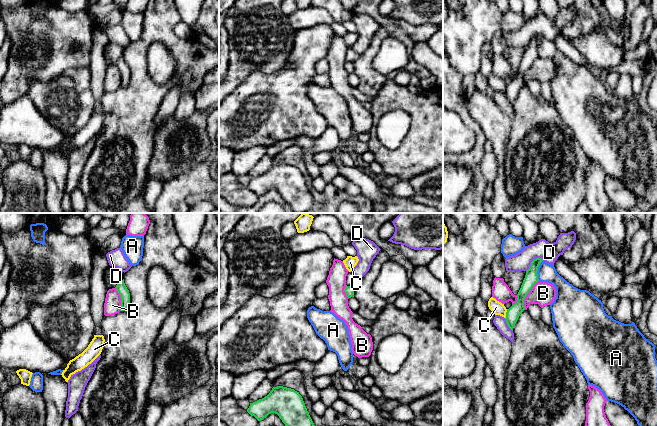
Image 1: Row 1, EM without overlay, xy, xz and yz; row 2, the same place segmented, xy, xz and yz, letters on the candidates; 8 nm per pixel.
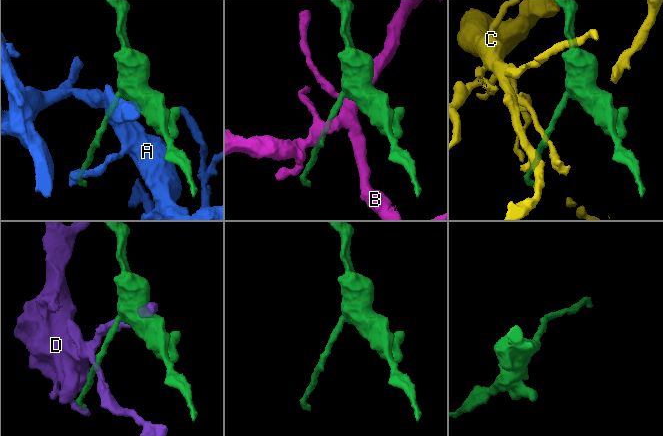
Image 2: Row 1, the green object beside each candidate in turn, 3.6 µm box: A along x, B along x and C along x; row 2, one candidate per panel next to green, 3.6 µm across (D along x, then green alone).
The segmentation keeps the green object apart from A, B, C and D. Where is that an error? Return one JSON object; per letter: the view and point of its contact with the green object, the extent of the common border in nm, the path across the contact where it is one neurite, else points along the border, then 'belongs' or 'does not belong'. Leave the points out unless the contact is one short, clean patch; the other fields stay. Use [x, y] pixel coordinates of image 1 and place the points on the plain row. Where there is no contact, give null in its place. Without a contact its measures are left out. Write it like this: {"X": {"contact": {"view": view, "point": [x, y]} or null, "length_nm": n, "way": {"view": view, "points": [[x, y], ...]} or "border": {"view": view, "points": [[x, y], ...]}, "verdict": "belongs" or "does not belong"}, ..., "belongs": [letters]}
{"A": {"contact": {"view": "yz", "point": [537, 46]}, "length_nm": 170, "border": {"view": "yz", "points": [[542, 36], [538, 43], [538, 56]]}, "verdict": "does not belong"}, "B": {"contact": {"view": "yz", "point": [527, 70]}, "length_nm": 260, "border": {"view": "yz", "points": [[538, 56], [524, 75], [524, 85]]}, "verdict": "does not belong"}, "C": {"contact": {"view": "yz", "point": [506, 90]}, "length_nm": 80, "border": {"view": "yz", "points": [[507, 85], [505, 94]]}, "verdict": "does not belong"}, "D": {"contact": {"view": "yz", "point": [532, 37]}, "length_nm": 170, "verdict": "does not belong"}, "belongs": []}

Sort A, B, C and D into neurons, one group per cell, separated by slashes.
A / B / C / D

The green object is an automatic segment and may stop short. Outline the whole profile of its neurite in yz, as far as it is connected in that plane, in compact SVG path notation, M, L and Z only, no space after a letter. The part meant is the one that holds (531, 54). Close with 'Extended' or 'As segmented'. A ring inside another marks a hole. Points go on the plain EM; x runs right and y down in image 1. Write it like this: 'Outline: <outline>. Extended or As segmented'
Outline: M536 34L531 38L529 45L526 47L521 64L517 70L517 78L507 85L505 96L511 106L513 106L520 90L525 86L525 73L528 71L533 62L539 57L537 48L542 37L543 35Z. As segmented

